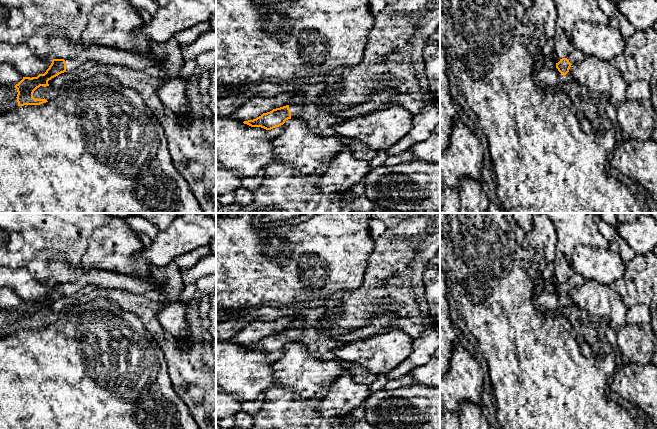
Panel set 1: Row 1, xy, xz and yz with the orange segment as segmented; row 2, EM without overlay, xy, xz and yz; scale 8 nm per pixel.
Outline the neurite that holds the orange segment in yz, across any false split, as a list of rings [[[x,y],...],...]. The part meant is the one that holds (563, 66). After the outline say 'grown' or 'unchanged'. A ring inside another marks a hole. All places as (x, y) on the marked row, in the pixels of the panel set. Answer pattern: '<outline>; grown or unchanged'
[[[574,48],[566,58],[556,59],[556,68],[565,77],[572,64],[580,63],[584,59],[585,55],[579,49]]]; grown

